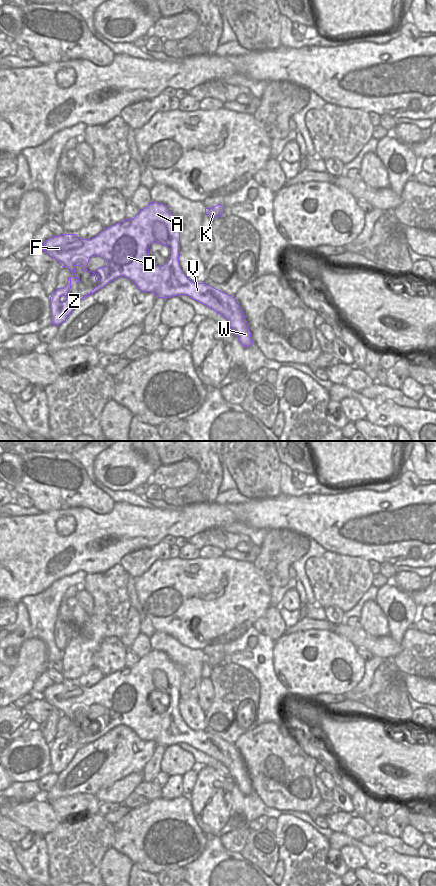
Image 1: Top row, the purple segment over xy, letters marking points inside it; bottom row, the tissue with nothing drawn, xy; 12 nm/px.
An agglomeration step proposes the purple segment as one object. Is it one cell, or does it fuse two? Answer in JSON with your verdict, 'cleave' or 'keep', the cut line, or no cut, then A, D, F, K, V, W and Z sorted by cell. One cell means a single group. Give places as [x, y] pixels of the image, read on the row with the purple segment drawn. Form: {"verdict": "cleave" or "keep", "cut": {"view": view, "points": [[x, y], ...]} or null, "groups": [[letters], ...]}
{"verdict": "keep", "cut": null, "groups": [["A", "D", "F", "K", "V", "W", "Z"]]}

